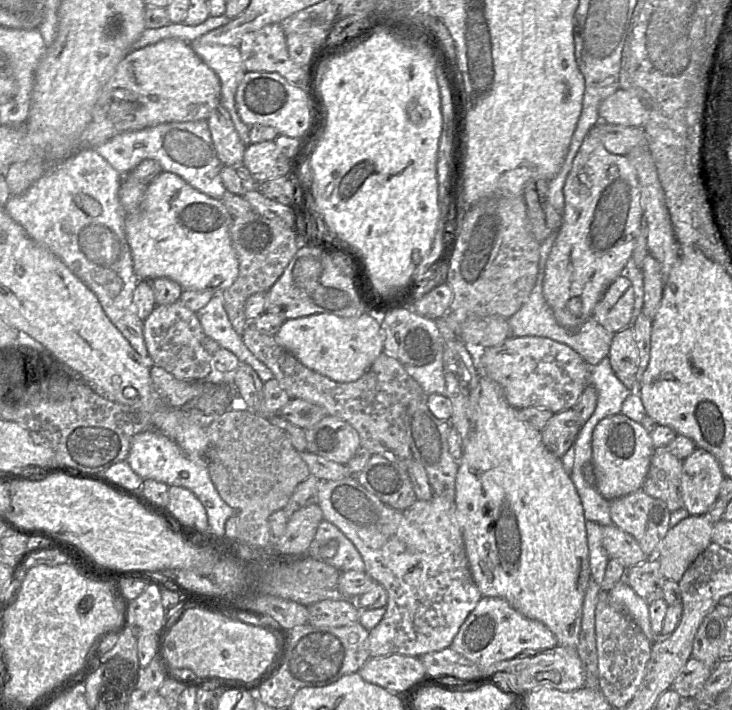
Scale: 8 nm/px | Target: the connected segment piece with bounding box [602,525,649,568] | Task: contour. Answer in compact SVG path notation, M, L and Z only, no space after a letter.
M615 525L603 526L602 544L610 559L619 560L625 568L648 560L638 542Z

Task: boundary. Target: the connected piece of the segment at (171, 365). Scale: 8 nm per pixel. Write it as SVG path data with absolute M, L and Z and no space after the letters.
M179 301L170 305L156 306L144 320L143 336L148 360L178 380L203 380L211 372L212 355L203 347L207 337L196 313Z

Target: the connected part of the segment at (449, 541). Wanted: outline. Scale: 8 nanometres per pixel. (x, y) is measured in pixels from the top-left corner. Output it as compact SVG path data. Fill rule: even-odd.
M354 476L343 478L341 480L320 480L318 484L318 502L317 504L323 512L325 521L331 522L337 526L346 537L355 545L365 564L365 572L371 576L377 583L382 585L388 593L388 602L386 613L379 624L369 632L369 653L370 657L381 657L392 654L402 654L405 656L420 657L426 653L437 652L449 648L453 639L457 635L460 627L465 622L470 613L475 609L482 595L474 583L466 552L461 529L458 525L455 511L454 500L436 496L429 500L416 500L416 502L406 510L399 511L384 504L374 494L358 483Z

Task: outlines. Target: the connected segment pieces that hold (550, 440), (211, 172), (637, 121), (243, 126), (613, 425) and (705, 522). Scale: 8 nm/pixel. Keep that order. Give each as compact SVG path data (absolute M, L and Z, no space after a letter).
M572 408L555 413L541 430L543 444L553 455L562 458L574 444L581 427Z
M206 120L185 121L185 122L168 122L155 126L146 127L142 130L127 131L120 133L95 150L121 175L127 175L131 170L136 168L143 160L152 159L157 161L163 172L171 172L196 190L216 199L219 199L226 192L221 178L221 170L224 164L217 156L216 149L211 137L211 133Z
M618 89L604 99L599 105L598 114L602 122L636 128L642 128L648 119L648 111L642 101L624 89Z
M193 40L192 49L218 76L221 85L221 104L229 112L240 139L248 146L251 144L250 126L241 120L235 102L237 88L247 73L239 47L202 45Z
M621 413L600 420L592 433L591 462L597 491L611 501L641 489L654 450L650 433L640 423Z
M690 515L668 530L652 556L660 562L661 571L666 579L674 582L681 580L691 563L712 543L713 524L704 515Z

